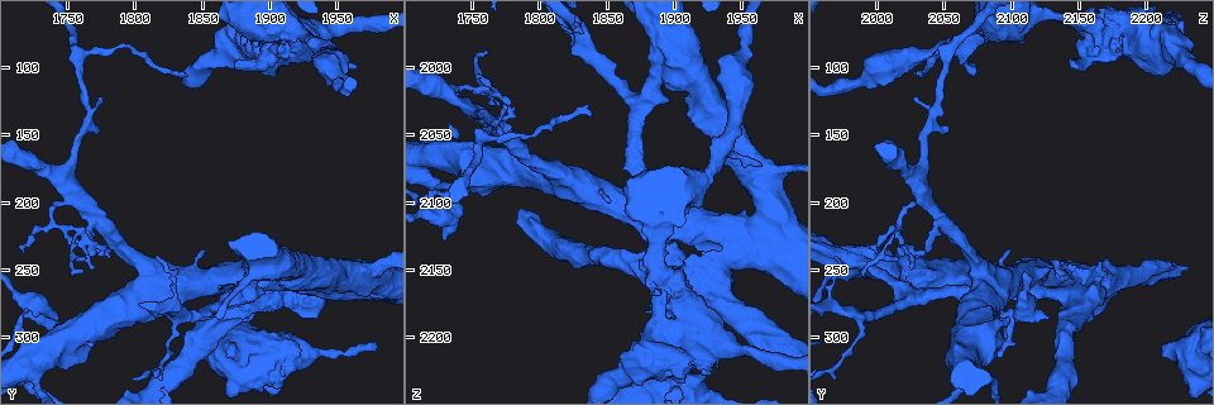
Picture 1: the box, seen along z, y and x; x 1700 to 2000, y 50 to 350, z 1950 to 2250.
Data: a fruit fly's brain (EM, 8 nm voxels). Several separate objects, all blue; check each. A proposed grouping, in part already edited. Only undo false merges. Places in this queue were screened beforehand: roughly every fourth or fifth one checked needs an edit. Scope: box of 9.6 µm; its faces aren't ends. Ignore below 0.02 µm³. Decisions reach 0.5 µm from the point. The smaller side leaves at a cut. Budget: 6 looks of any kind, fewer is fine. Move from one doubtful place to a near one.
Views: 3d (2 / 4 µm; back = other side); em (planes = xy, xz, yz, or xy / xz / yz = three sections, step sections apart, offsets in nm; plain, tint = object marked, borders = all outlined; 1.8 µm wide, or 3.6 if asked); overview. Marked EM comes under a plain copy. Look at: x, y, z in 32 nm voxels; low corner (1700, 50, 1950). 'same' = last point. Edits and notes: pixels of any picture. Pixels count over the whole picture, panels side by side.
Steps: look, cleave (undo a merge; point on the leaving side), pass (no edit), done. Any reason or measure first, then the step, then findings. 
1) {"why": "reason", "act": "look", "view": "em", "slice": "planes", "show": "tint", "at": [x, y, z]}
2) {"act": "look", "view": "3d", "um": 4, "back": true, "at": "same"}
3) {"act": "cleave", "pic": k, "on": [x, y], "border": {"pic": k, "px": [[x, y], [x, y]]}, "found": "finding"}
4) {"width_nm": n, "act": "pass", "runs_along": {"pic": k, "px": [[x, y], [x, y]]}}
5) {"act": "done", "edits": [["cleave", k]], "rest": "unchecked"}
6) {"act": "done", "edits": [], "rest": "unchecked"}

{"why": "arms part here", "act": "look", "view": "3d", "um": 4, "at": [1758, 90, 2052]}

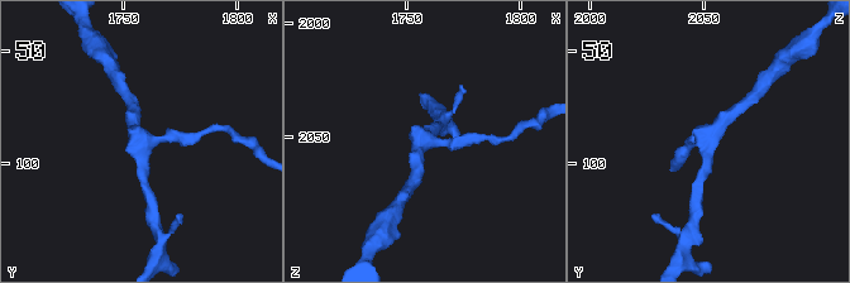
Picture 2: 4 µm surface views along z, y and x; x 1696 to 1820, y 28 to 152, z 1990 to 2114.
{"arms": 3, "arm_widths_nm": [180, 190, 190], "act": "look", "view": "em", "slice": "planes", "show": "tint", "at": [1757, 90, 2052]}

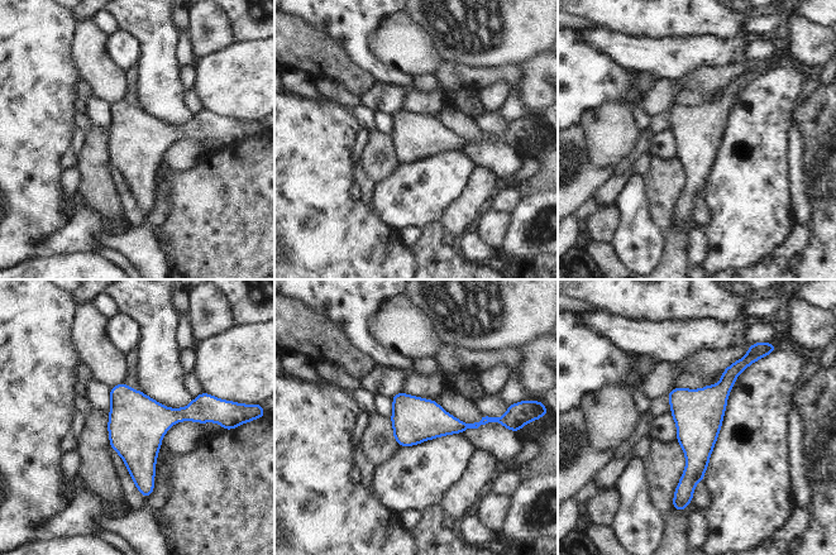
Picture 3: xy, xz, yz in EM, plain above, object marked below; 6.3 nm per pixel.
{"act": "pass", "runs_along": {"pic": 3, "px": [[744, 360], [698, 414], [686, 496]]}, "found": "continuous, no second neuron"}

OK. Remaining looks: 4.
{"why": "sudden change in width", "act": "look", "view": "3d", "um": 4, "at": [1894, 94, 2156]}

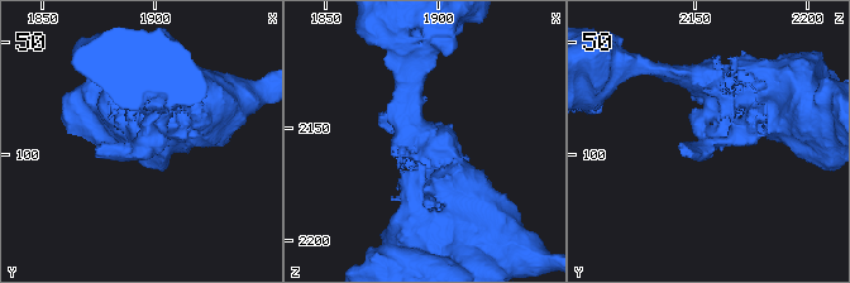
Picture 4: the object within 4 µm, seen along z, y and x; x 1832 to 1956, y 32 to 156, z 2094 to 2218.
{"why": "need the tissue", "act": "look", "view": "em", "slice": "yz", "step": 4, "show": "tint", "at": [1895, 93, 2155]}

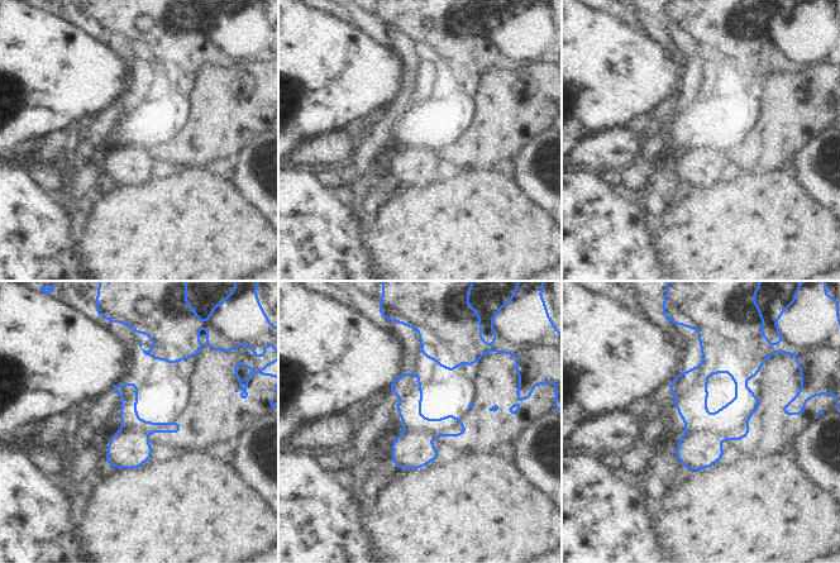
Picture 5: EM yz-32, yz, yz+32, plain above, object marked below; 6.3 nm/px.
{"width_nm": 240, "act": "cleave", "pic": 5, "on": [696, 451], "border": {"pic": 5, "px": [[688, 428], [705, 433], [714, 440]]}, "found": "two neurons meet here"}

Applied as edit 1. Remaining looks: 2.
{"act": "done", "edits": [["cleave", 5]], "rest": "unchecked"}

